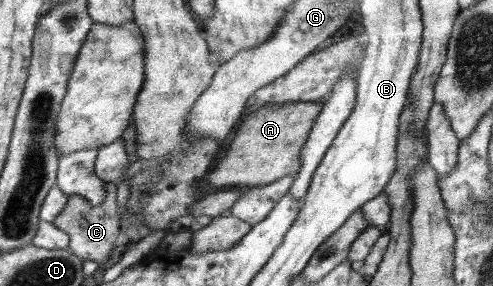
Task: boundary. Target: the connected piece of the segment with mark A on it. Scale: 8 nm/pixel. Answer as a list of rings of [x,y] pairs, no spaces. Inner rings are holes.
[[[287,101],[281,104],[269,103],[254,113],[245,113],[229,149],[210,174],[209,191],[227,188],[246,190],[285,176],[295,179],[302,165],[301,149],[323,107],[324,101]]]

